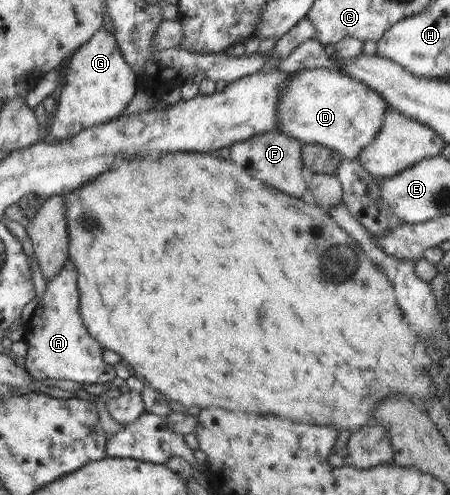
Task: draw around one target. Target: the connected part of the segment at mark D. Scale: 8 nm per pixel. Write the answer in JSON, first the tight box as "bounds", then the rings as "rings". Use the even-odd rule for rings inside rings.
{"bounds":[276,69,386,160],"rings":[[[301,69],[292,73],[282,90],[276,106],[277,127],[302,144],[320,144],[344,160],[354,160],[380,131],[386,105],[379,93],[342,71]]]}

